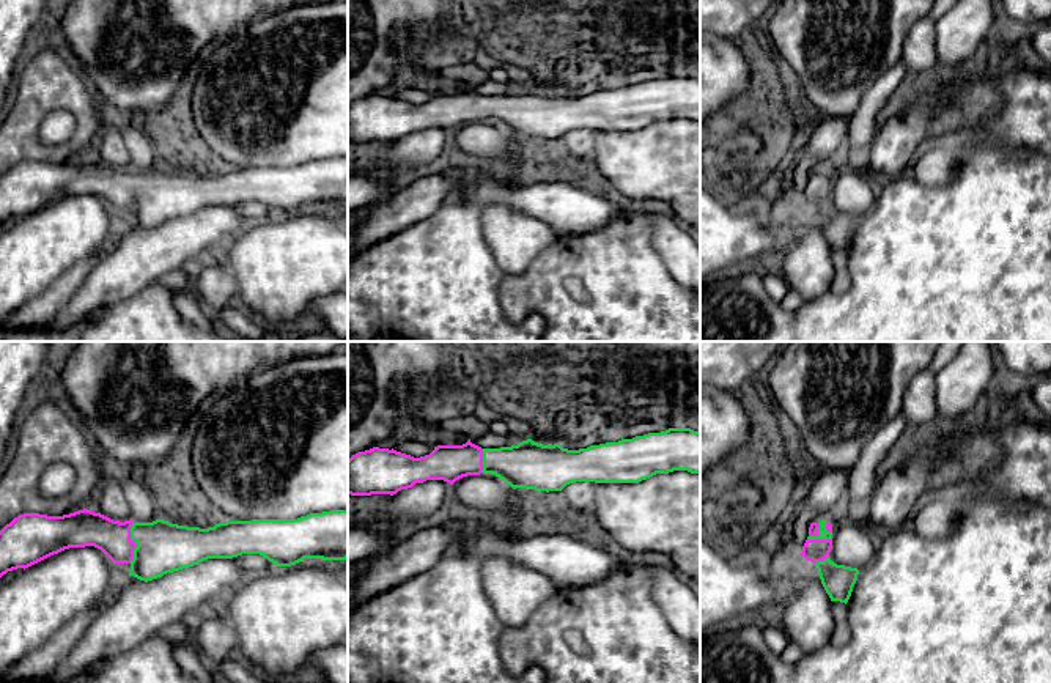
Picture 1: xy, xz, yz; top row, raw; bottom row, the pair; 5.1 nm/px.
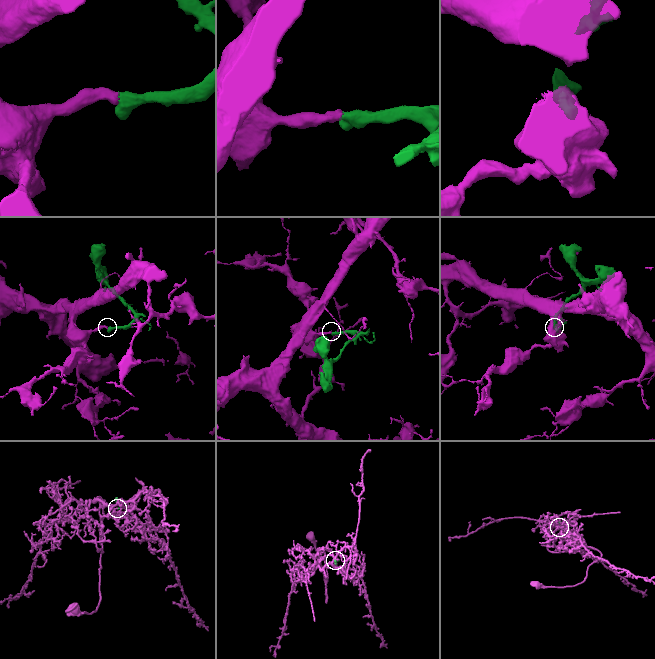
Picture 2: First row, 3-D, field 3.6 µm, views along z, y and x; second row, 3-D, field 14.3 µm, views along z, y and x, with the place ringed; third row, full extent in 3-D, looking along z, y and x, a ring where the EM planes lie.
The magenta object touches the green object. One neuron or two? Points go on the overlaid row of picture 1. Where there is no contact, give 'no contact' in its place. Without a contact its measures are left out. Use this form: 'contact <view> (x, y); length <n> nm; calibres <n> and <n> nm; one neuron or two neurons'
contact yz (817, 532); length 130 nm; calibres 110 and 60 nm; one neuron

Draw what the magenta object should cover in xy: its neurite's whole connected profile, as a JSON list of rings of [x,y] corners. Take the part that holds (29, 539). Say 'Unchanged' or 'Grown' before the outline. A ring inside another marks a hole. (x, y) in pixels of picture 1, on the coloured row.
Grown. [[[87,508],[63,516],[24,513],[0,530],[0,578],[65,549],[85,546],[101,549],[113,563],[129,563],[129,576],[145,582],[208,559],[233,559],[242,554],[260,554],[277,567],[291,567],[305,559],[346,560],[348,510],[310,513],[297,519],[227,521],[208,529],[178,526],[164,519],[120,522]]]

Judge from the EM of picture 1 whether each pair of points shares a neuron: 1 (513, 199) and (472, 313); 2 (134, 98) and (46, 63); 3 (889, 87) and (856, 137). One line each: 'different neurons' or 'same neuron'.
1: same neuron
2: different neurons
3: same neuron

